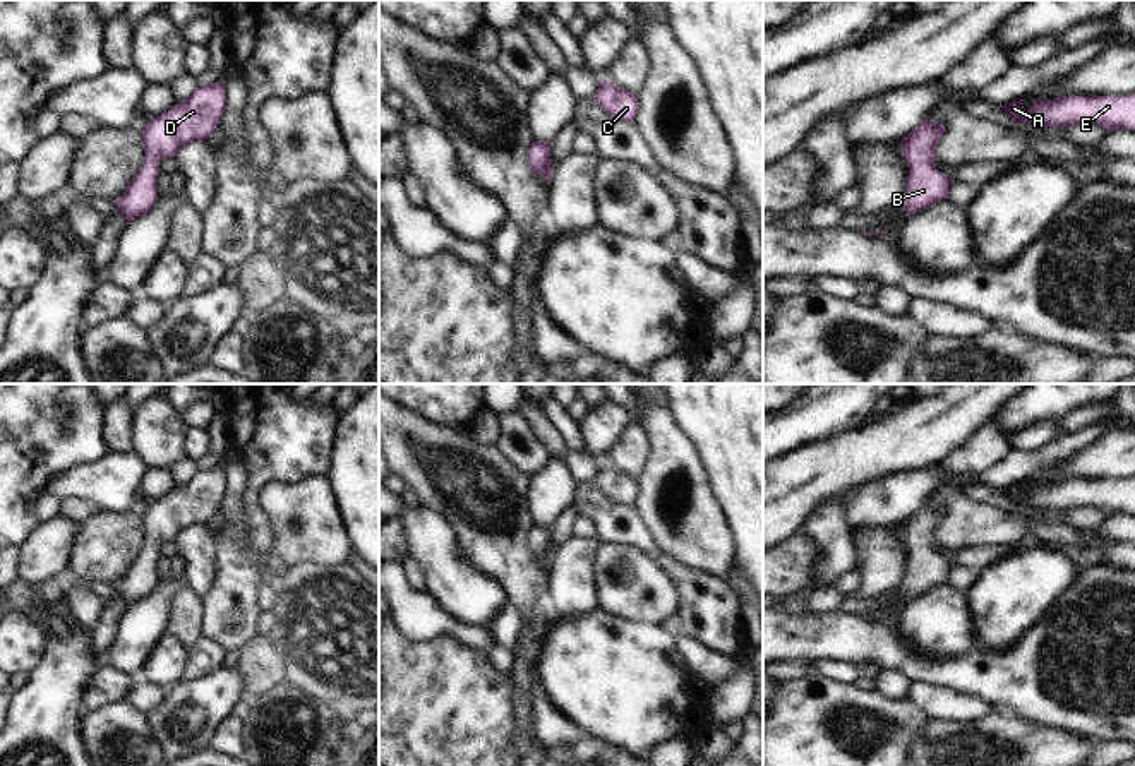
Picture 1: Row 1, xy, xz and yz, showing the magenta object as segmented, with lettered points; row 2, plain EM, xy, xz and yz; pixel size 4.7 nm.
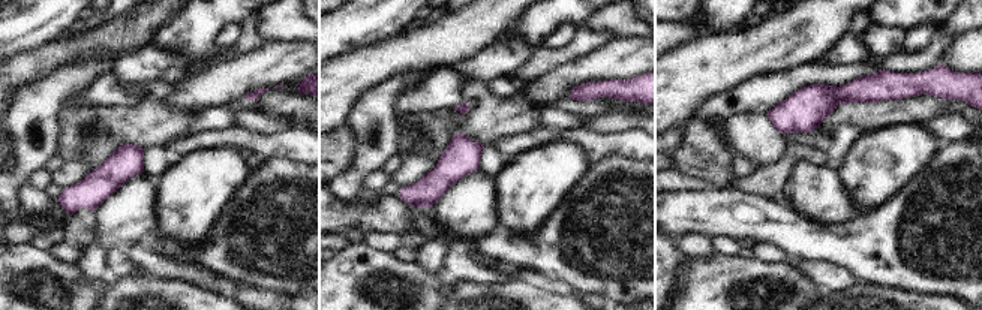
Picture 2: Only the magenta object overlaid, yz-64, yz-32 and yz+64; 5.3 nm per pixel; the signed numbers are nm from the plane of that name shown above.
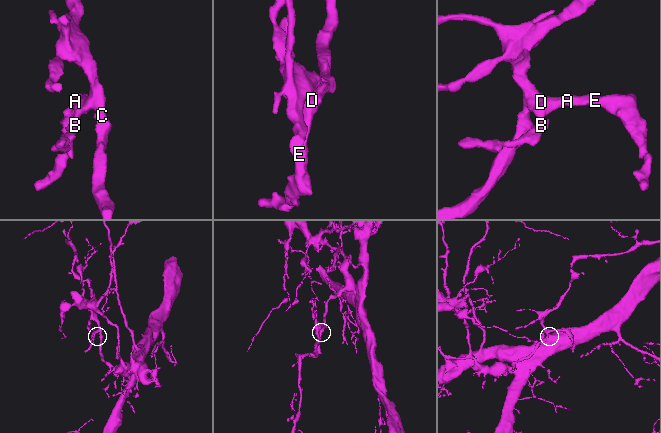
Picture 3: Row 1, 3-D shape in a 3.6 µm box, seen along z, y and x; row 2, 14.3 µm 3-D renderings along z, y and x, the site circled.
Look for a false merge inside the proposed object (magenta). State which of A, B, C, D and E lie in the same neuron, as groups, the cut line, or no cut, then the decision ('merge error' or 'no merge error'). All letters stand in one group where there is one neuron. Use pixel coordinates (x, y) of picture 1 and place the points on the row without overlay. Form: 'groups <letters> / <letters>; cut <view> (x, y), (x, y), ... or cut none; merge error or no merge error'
groups A B C D E; cut none; no merge error

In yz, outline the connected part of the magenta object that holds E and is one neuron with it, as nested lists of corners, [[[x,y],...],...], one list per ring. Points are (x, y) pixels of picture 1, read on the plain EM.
[[[1135,476],[1128,480],[1060,480],[1053,483],[1034,483],[1024,492],[1024,483],[1012,485],[1003,495],[1017,507],[1042,511],[1073,511],[1094,506],[1114,516],[1126,512],[1135,516]]]

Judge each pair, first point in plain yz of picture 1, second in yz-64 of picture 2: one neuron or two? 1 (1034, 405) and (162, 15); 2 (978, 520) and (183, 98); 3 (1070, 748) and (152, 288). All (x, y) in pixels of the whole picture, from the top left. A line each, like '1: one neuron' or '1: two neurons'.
1: two neurons
2: two neurons
3: one neuron

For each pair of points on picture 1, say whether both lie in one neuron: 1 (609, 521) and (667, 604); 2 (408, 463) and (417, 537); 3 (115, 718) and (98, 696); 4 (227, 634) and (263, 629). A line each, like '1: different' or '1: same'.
1: different
2: different
3: different
4: different

